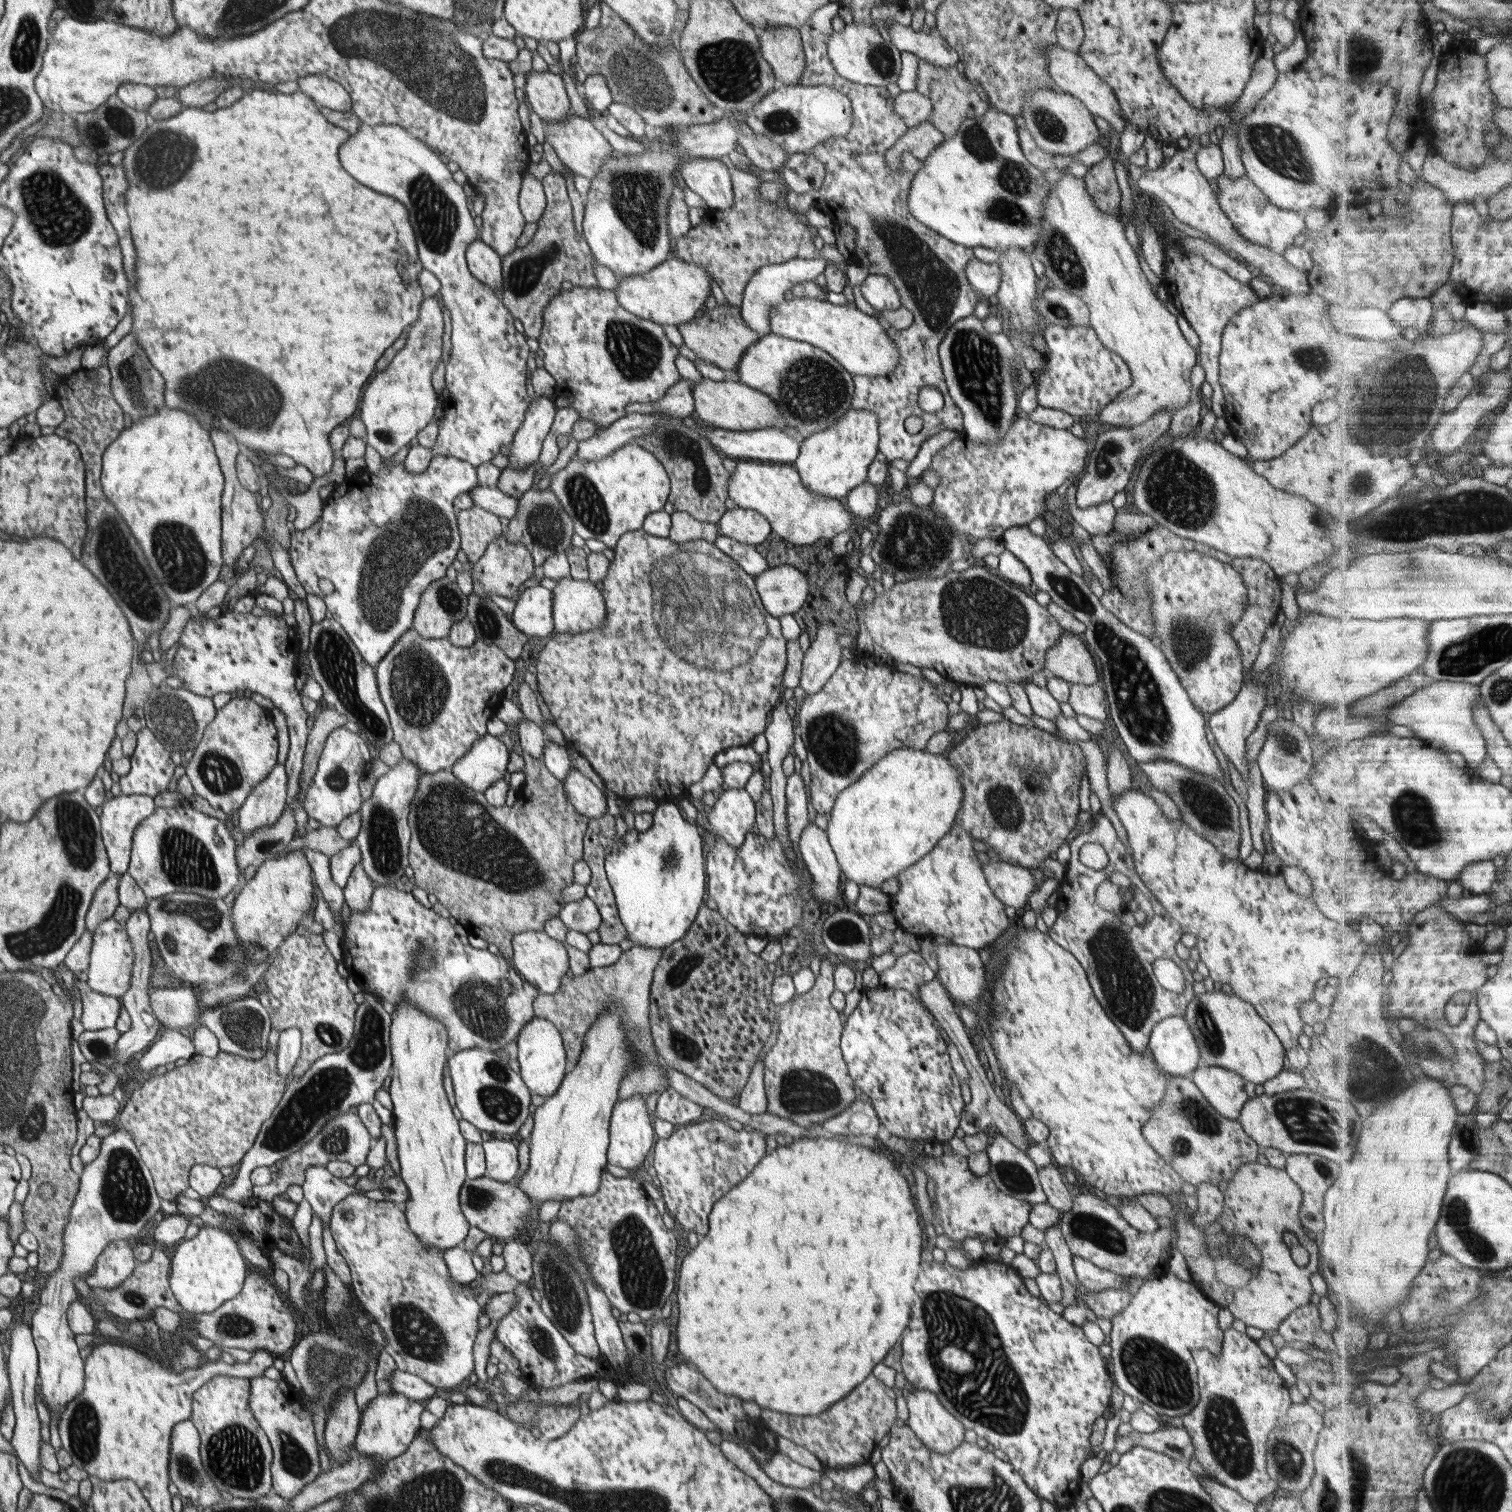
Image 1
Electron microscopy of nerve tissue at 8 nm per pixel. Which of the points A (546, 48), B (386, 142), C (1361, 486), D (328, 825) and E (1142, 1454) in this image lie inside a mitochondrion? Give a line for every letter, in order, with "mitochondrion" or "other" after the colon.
A: other
B: other
C: mitochondrion
D: other
E: other

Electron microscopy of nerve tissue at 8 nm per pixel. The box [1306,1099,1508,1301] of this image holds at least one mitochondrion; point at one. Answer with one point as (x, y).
(1458, 1214)

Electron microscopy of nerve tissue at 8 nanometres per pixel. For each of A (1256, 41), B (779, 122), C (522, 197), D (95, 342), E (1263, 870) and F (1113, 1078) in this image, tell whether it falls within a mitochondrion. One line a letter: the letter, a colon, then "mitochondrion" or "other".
A: other
B: mitochondrion
C: other
D: other
E: other
F: other

